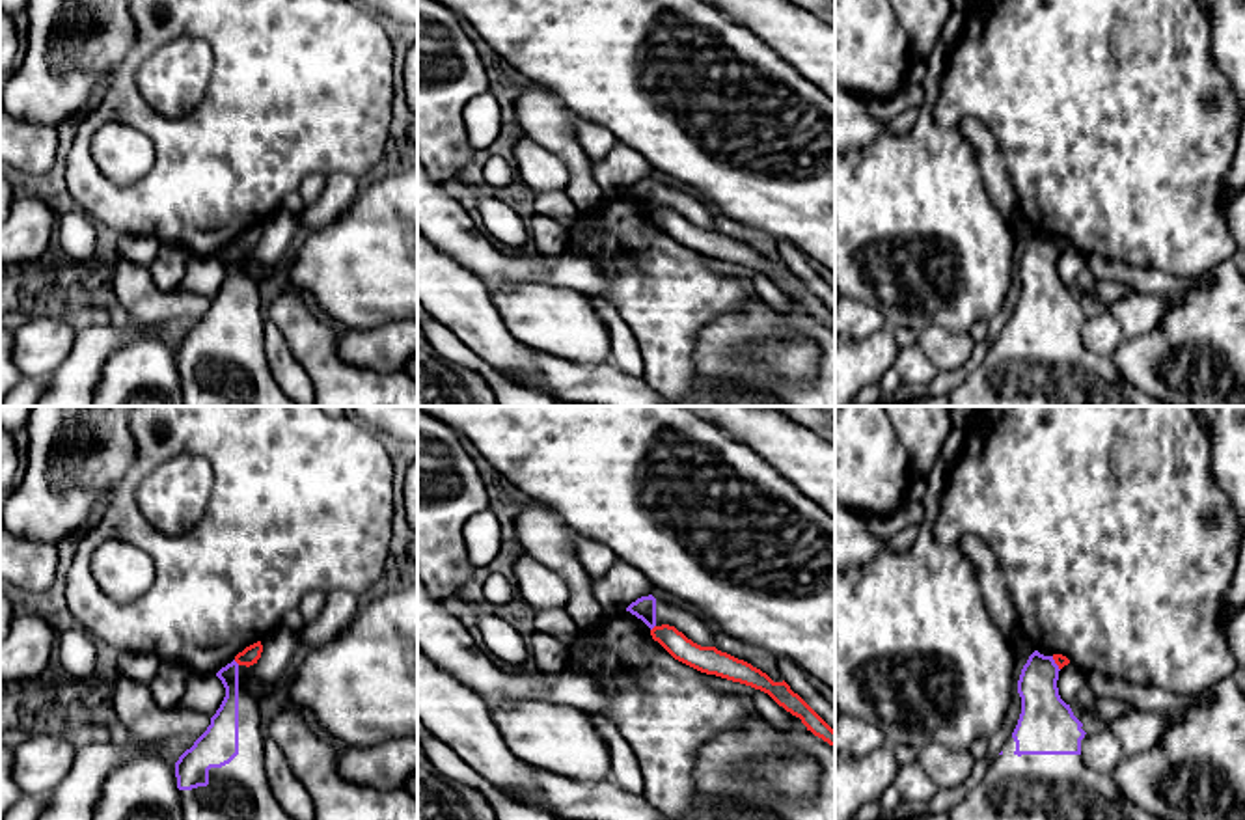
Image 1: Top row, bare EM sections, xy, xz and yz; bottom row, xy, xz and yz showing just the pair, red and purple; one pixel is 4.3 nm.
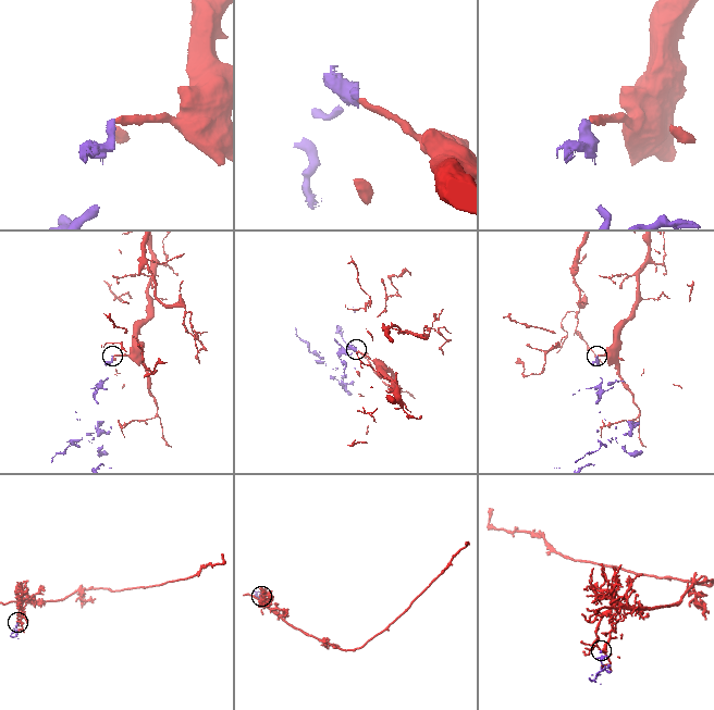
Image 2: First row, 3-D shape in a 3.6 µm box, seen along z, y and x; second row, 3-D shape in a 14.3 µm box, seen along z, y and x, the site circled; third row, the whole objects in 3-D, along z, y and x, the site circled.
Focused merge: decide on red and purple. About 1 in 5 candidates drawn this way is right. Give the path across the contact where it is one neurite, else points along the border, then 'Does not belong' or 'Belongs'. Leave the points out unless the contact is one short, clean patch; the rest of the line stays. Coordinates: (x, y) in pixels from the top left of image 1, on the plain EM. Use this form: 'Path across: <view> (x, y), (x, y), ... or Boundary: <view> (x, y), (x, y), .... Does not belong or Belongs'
Does not belong

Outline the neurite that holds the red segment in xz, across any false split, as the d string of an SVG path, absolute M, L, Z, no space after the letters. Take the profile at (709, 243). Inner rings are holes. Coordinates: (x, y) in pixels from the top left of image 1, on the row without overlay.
M654 209L650 218L675 242L701 255L716 257L768 276L779 289L800 300L807 313L835 330L835 313L798 276L794 276L785 263L773 265L766 255L744 242L721 235L716 229L701 229L675 209Z

